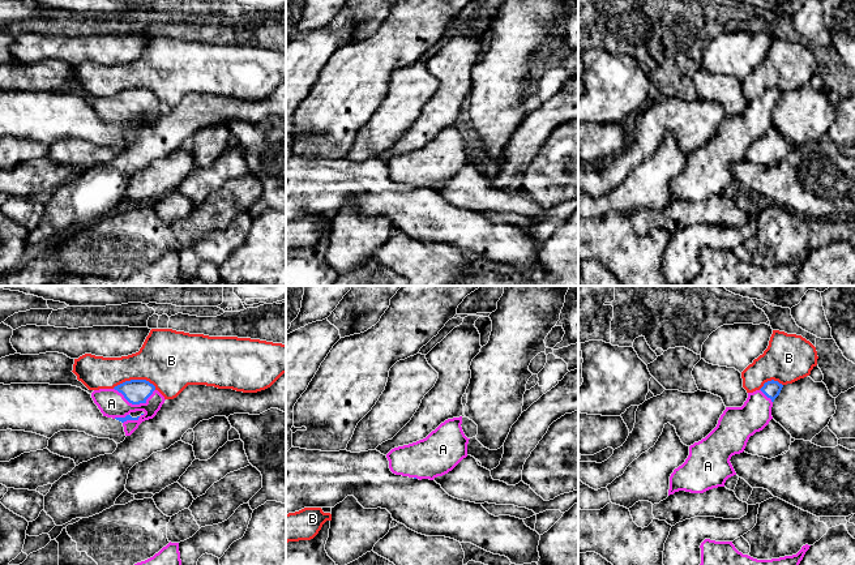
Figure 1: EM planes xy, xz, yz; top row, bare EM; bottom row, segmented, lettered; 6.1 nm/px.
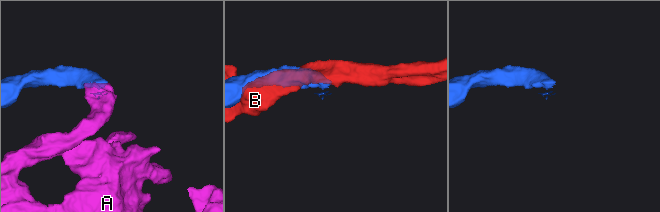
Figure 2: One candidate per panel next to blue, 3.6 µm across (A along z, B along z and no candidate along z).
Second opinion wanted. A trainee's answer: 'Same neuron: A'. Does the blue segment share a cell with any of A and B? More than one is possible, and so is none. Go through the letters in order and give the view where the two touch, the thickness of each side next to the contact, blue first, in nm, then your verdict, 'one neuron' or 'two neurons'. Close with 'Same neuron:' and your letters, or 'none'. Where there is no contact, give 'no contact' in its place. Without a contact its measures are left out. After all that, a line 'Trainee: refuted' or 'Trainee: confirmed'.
A: xy | 150/160 nm | one neuron
B: xy | 150/360 nm | two neurons
Same neuron: A
Trainee: confirmed

